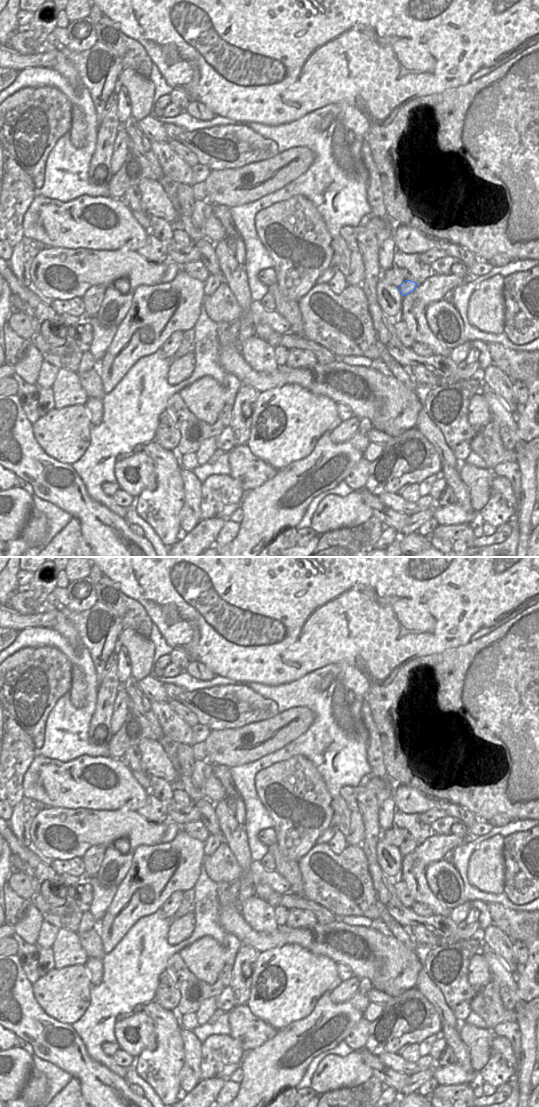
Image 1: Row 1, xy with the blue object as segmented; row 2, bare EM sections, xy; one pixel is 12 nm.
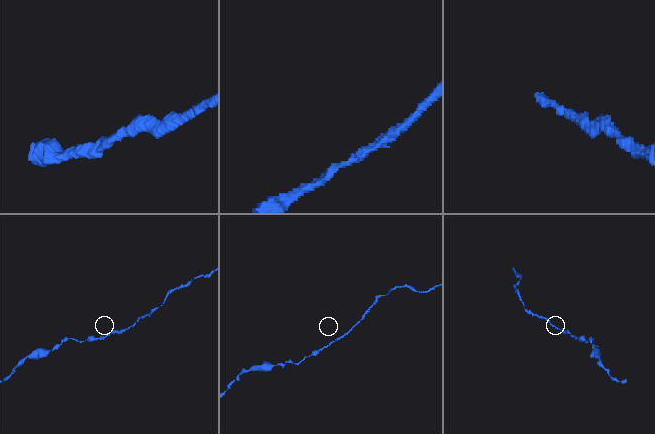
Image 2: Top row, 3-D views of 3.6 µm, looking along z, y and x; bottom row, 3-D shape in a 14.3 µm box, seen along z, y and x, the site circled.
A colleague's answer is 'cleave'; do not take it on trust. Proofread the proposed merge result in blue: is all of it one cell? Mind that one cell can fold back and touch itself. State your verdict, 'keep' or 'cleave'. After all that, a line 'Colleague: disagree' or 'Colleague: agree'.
keep
Colleague: disagree

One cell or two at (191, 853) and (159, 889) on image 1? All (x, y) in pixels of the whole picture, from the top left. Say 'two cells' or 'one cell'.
one cell

